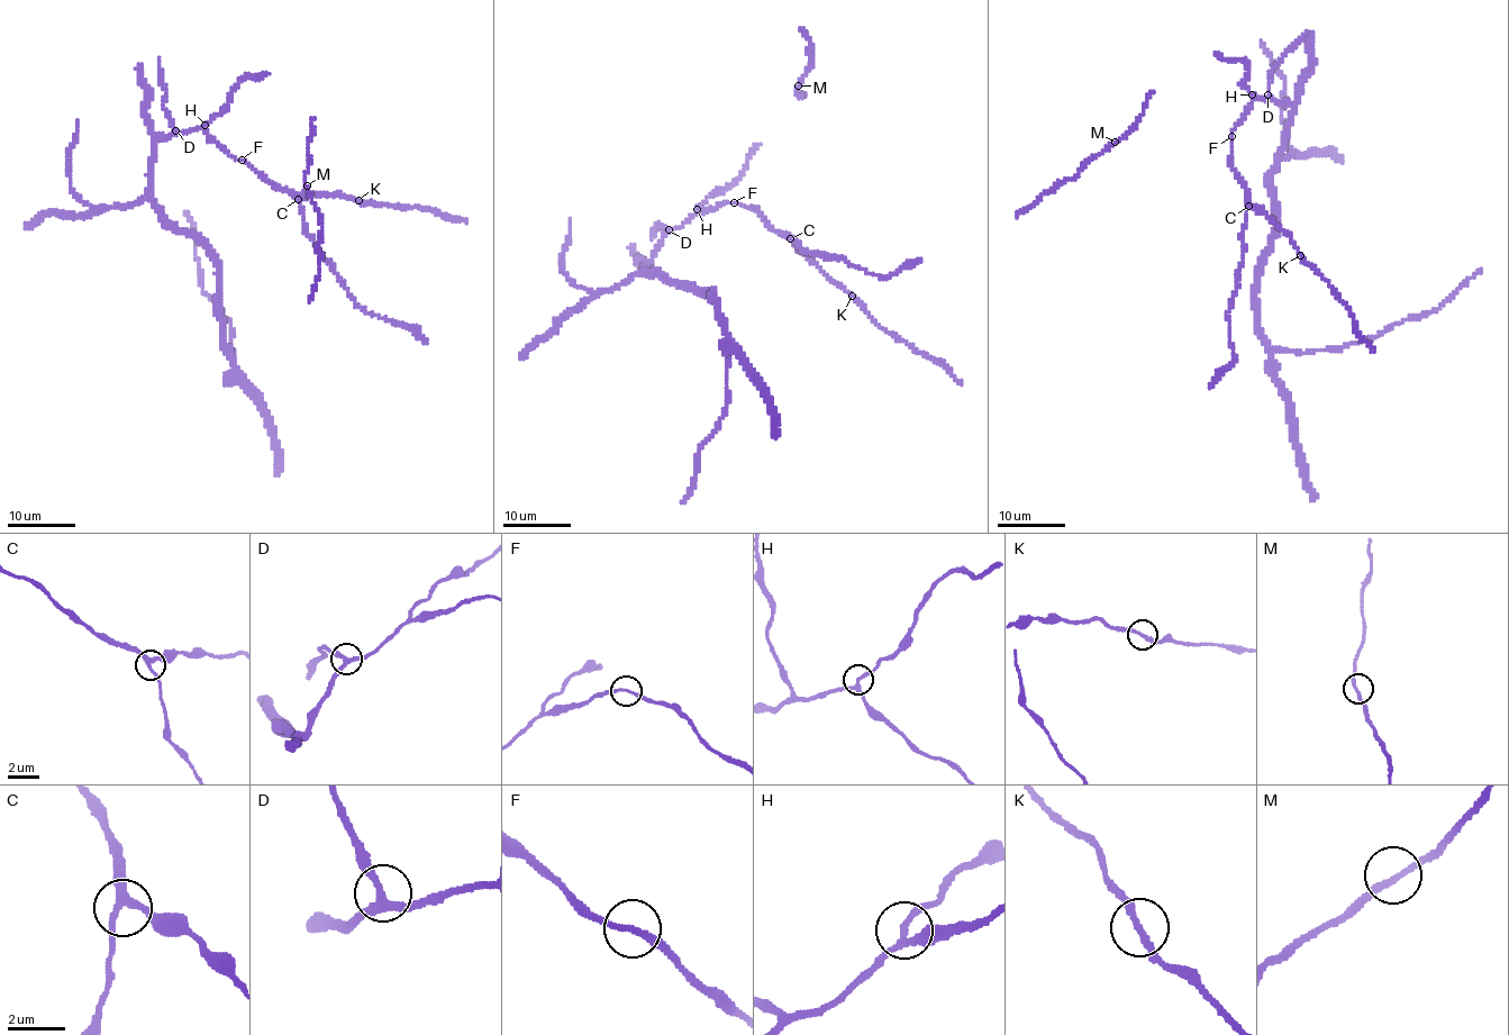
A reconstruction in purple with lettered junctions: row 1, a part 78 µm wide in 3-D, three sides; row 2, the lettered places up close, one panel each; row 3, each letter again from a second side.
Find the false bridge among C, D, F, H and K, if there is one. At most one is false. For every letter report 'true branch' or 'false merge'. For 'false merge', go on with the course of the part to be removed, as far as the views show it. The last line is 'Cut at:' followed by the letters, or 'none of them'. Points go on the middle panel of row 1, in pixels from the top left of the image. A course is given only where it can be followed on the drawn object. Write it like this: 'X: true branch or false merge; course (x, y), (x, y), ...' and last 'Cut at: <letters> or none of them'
C: true branch
D: true branch
F: true branch
H: true branch
K: true branch
Cut at: none of them

